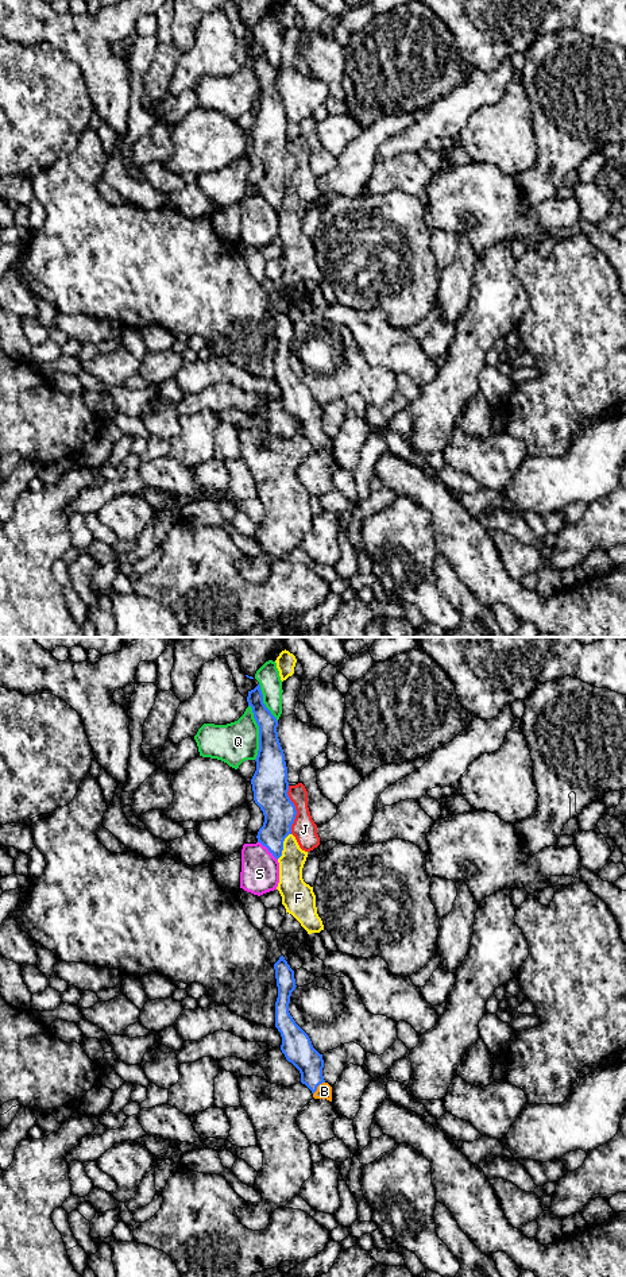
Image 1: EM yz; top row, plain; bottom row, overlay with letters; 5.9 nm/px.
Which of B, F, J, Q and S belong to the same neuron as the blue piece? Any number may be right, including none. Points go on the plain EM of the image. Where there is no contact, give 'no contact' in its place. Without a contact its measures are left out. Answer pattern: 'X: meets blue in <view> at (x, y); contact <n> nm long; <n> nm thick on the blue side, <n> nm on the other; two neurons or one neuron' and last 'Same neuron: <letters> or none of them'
B: meets blue in yz at (317, 438); contact 100 nm long; 170 nm thick on the blue side, 100 nm on the other; one neuron
F: meets blue in yz at (282, 199); contact 180 nm long; 190 nm thick on the blue side, 160 nm on the other; two neurons
J: meets blue in yz at (296, 162); contact 280 nm long; 220 nm thick on the blue side, 150 nm on the other; two neurons
Q: meets blue in yz at (259, 84); contact 340 nm long; 190 nm thick on the blue side, 240 nm on the other; two neurons
S: meets blue in yz at (269, 203); contact 170 nm long; 190 nm thick on the blue side, 220 nm on the other; two neurons
Same neuron: B

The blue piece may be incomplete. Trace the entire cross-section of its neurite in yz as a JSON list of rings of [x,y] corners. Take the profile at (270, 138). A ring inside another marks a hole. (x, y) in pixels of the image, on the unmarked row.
[[[260,36],[248,43],[247,54],[259,78],[256,123],[251,136],[254,153],[263,163],[264,174],[256,190],[278,212],[285,190],[291,186],[297,162],[287,147],[287,119],[278,90],[278,73],[263,55]]]

